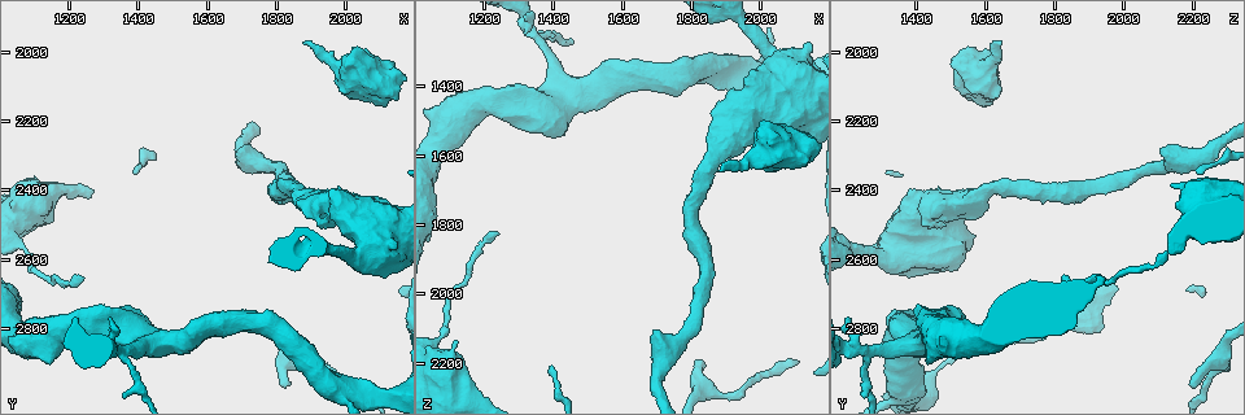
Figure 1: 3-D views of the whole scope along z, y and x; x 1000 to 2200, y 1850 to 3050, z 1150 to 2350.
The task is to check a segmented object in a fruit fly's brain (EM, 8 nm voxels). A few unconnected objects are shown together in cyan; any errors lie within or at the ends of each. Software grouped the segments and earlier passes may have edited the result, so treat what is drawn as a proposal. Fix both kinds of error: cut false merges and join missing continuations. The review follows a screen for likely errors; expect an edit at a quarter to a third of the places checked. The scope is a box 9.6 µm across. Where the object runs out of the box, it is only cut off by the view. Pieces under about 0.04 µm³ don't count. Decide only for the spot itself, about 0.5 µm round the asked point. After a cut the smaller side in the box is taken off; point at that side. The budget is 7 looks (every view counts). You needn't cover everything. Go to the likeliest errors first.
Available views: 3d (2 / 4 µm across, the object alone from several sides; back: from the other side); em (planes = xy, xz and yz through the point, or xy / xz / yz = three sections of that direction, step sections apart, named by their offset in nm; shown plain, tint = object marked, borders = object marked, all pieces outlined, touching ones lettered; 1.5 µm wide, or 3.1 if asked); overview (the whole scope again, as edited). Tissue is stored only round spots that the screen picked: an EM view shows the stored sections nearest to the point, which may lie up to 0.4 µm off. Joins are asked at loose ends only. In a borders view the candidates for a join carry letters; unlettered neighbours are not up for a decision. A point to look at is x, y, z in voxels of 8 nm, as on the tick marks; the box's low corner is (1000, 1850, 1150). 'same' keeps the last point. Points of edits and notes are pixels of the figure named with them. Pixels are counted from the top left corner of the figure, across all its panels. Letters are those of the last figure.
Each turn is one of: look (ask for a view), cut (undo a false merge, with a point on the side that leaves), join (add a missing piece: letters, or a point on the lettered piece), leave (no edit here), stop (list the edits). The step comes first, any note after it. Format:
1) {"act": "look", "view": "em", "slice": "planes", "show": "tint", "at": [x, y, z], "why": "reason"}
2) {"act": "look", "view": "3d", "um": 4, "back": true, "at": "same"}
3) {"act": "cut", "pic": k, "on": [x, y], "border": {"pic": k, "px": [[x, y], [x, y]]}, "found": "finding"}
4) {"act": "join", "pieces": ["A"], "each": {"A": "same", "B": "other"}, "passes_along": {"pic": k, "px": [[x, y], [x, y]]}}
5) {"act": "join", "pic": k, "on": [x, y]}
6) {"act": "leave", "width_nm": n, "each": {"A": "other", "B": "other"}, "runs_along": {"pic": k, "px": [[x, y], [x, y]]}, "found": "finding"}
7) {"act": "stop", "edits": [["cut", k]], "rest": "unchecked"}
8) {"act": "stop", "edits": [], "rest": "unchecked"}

{"act": "look", "view": "3d", "um": 2, "at": [1880, 1980, 1640], "why": "free end"}

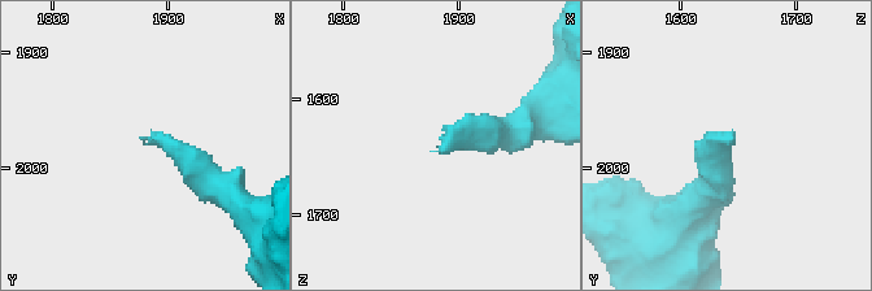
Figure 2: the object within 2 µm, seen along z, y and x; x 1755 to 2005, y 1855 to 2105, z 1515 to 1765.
{"act": "look", "view": "em", "slice": "planes", "show": "plain", "at": [1880, 1972, 1646]}

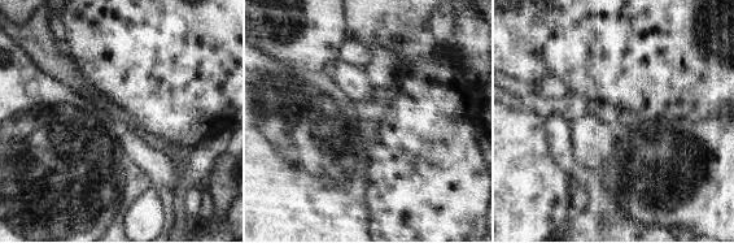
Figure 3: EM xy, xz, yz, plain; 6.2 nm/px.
{"act": "look", "view": "em", "slice": "planes", "show": "borders", "at": "same", "why": "see the neighbours"}

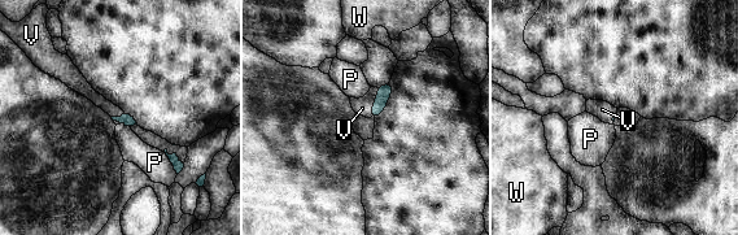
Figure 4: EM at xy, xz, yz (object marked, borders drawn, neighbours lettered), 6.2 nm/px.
{"act": "join", "pieces": ["V"], "each": {"P": "other", "V": "same", "W": "other"}, "passes_along": {"pic": 4, "px": [[384, 91], [375, 103], [362, 105]]}, "found": "it goes on there"}

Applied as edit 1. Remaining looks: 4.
{"act": "look", "view": "overview"}

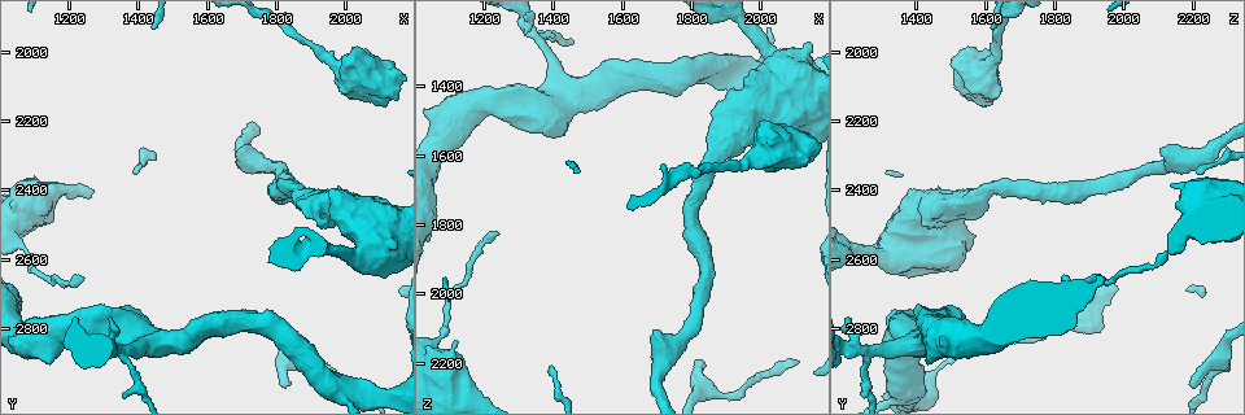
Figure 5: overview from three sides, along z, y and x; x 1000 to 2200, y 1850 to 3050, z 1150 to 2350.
{"act": "look", "view": "em", "um": 3.1, "slice": "xz", "step": 8, "show": "borders", "at": [1370, 2870, 1270], "why": "arms part here"}

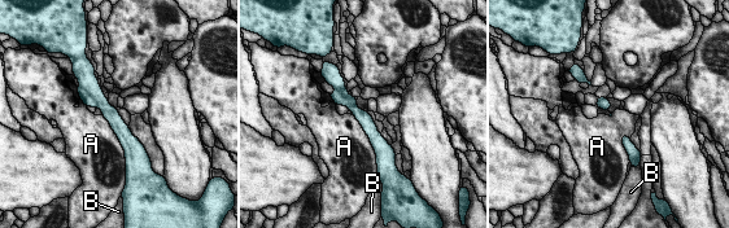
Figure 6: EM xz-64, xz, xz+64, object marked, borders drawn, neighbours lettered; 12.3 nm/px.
{"act": "cut", "pic": 6, "on": [339, 99], "each": {"A": "other", "B": "other"}, "border": {"pic": 6, "px": [[340, 92], [356, 105]]}, "found": "two neurons meet here"}

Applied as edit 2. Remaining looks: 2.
{"act": "look", "view": "3d", "um": 2, "at": [1840, 2960, 2190], "why": "free end"}

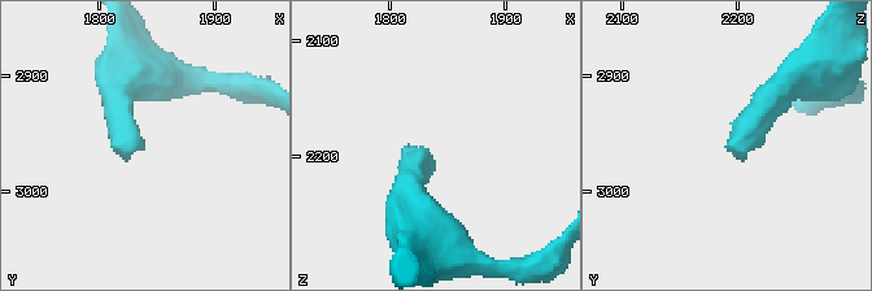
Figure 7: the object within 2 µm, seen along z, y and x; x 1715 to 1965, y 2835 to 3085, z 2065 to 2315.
{"act": "look", "view": "em", "slice": "planes", "show": "borders", "at": [1830, 2962, 2192]}

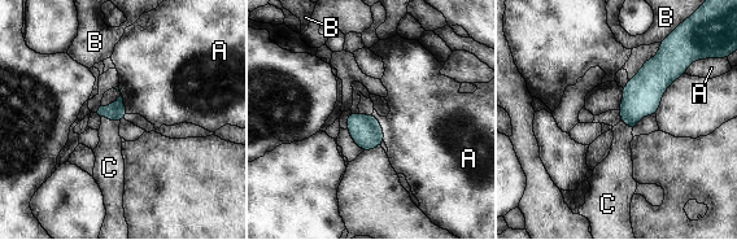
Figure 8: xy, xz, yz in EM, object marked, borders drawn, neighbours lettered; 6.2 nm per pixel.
{"act": "join", "pieces": ["C"], "width_nm": 120, "each": {"A": "other", "B": "other", "C": "same"}, "passes_along": {"pic": 8, "px": [[116, 112], [110, 120], [109, 160]]}, "found": "the neuron continues"}

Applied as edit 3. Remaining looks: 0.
{"act": "stop", "edits": [["join", 4], ["cut", 6], ["join", 8]], "rest": "unchecked"}

